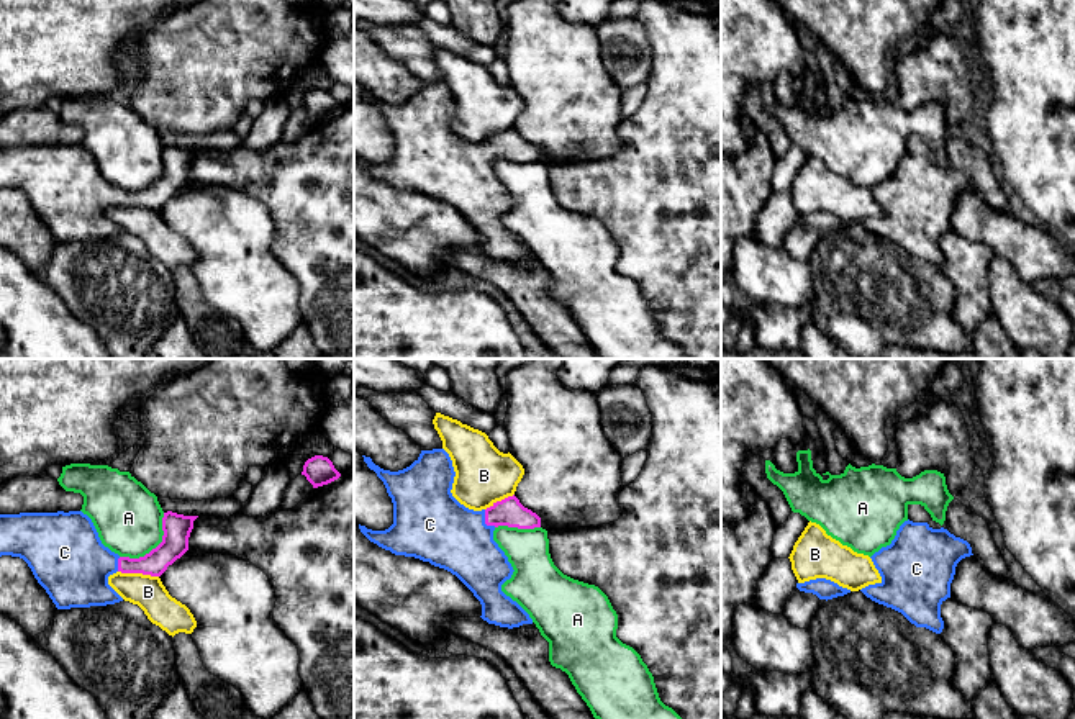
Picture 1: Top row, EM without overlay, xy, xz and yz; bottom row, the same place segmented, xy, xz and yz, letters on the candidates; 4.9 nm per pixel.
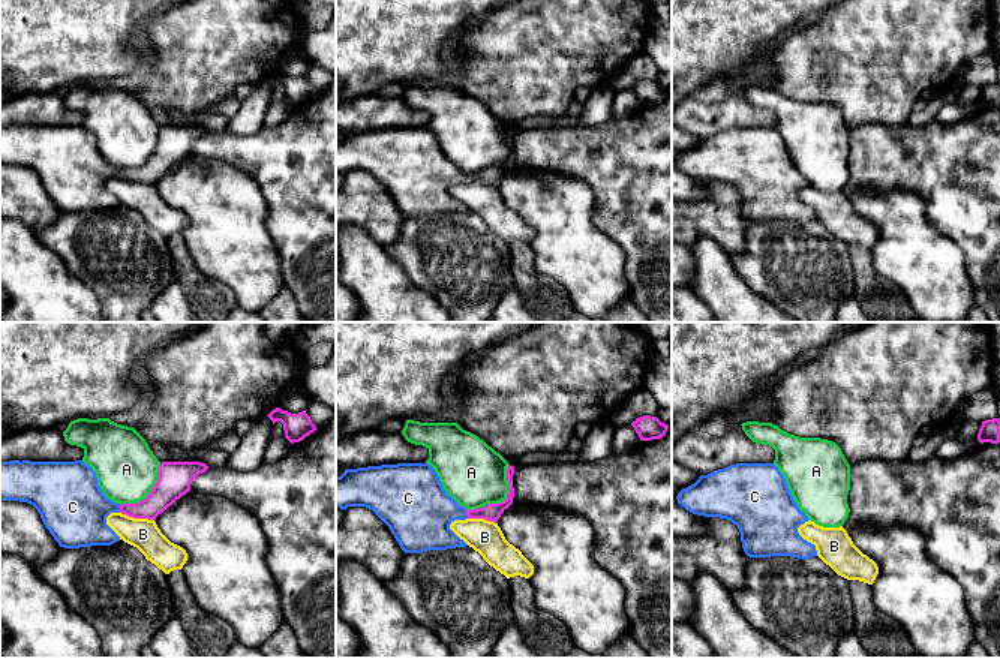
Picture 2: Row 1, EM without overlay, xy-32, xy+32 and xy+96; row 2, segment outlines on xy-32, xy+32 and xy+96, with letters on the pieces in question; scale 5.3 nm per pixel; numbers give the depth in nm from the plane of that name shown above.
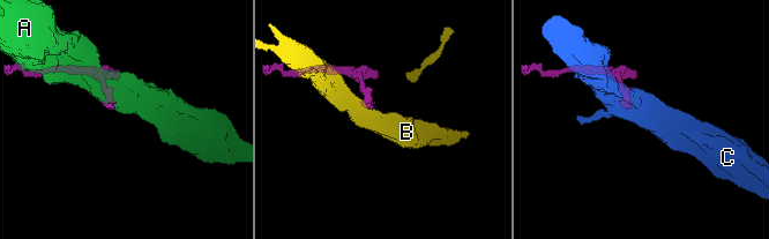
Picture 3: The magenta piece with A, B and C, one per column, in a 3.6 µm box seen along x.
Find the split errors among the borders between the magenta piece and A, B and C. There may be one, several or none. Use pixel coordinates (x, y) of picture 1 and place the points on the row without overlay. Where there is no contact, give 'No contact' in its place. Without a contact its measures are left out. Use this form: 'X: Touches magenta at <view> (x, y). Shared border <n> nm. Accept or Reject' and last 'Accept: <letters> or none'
A: Touches magenta at xy (156, 180). Shared border 320 nm. Reject
B: Touches magenta at xy (138, 205). Shared border 200 nm. Reject
C: Touches magenta at xz (485, 154). Shared border 110 nm. Accept
Accept: C

